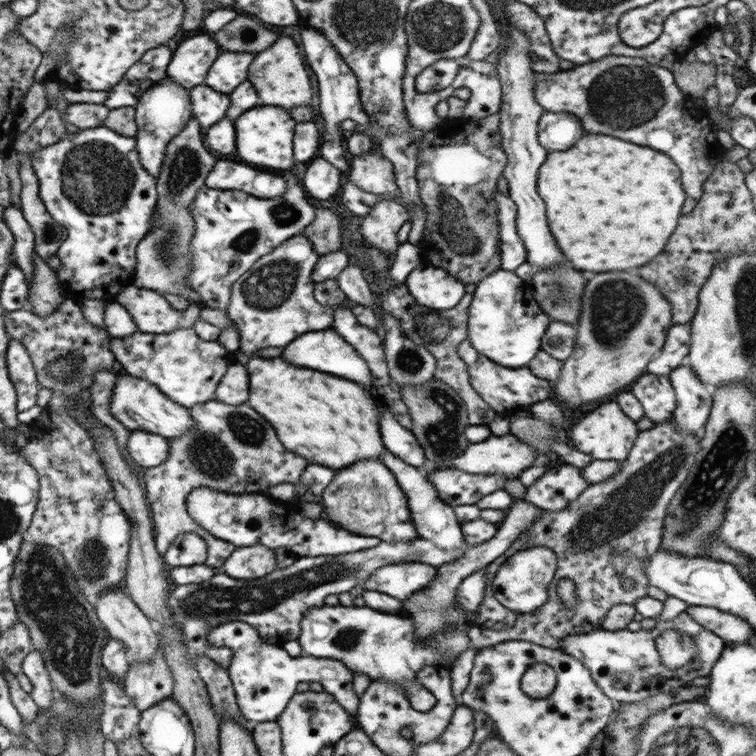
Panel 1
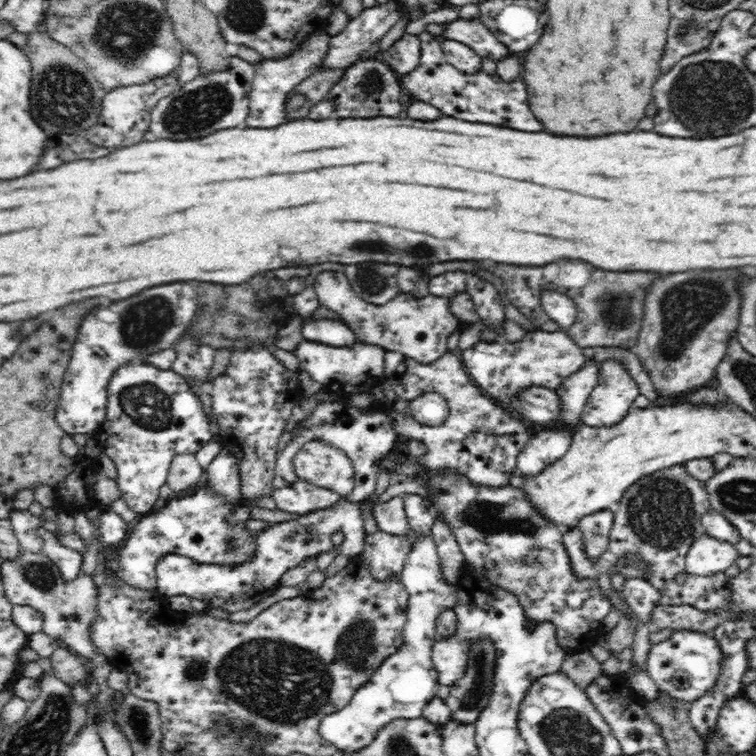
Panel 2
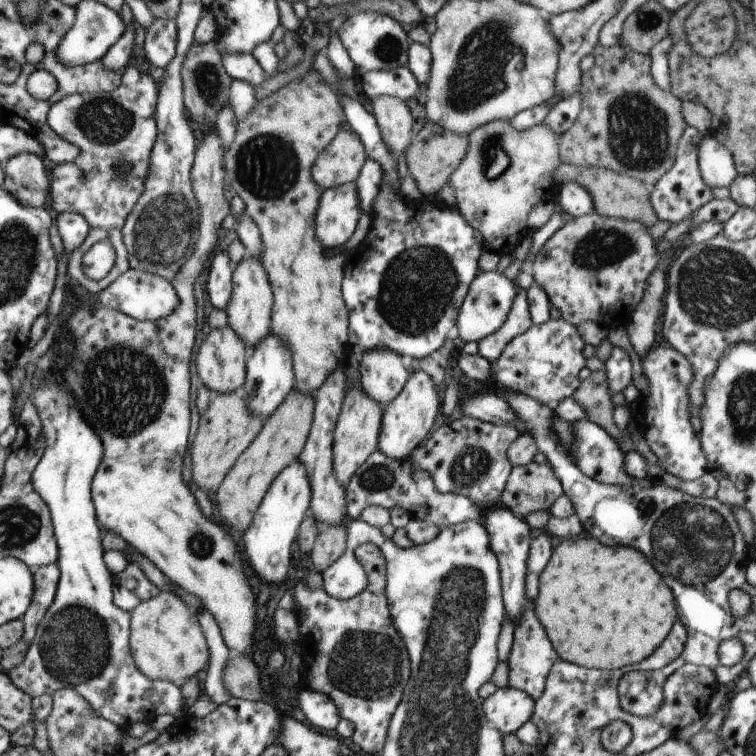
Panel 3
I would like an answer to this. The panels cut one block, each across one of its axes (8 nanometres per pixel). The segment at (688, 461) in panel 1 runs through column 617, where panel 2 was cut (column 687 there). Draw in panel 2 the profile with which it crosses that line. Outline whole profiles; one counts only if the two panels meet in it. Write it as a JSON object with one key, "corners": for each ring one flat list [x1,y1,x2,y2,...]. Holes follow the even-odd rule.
{"corners":[[684,464,670,466,666,470,654,472,640,482,632,484,624,498,616,504,614,510,614,528,610,534,608,556,622,558,626,554,640,554,652,572,648,572,648,582,660,590,662,606,694,606,698,610,722,610,730,600,730,582,732,578,724,572,714,576,696,576,688,574,684,586,674,584,674,576,686,572,686,556,700,536,698,524,706,512,712,512,710,496,706,492,706,482,696,480,686,472]]}

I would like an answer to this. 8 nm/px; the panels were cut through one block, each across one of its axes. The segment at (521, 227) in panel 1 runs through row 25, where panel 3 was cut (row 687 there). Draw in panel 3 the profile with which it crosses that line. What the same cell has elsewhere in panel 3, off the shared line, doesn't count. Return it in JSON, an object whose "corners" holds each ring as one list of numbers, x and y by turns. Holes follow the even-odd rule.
{"corners":[[497,688,483,700,483,714,487,722,501,732,501,736,515,734,525,722,531,720,535,710,533,698,515,688]]}

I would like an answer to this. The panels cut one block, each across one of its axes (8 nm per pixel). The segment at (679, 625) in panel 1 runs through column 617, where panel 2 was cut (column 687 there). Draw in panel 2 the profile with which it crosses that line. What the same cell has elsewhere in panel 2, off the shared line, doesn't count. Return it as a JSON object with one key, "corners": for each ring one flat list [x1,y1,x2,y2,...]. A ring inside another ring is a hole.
{"corners":[[676,630,668,640,658,642,650,648,646,672,662,692,668,692,680,702,692,704,702,696,706,696,710,690,714,690,720,678,722,662,724,662,724,654,722,648,718,646,718,640,702,632]]}

